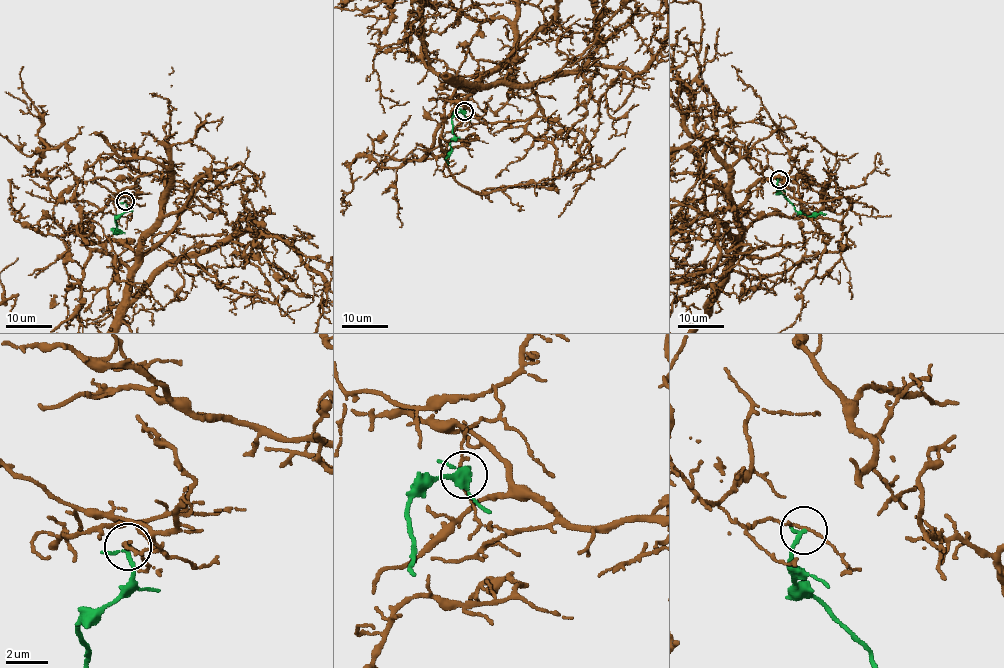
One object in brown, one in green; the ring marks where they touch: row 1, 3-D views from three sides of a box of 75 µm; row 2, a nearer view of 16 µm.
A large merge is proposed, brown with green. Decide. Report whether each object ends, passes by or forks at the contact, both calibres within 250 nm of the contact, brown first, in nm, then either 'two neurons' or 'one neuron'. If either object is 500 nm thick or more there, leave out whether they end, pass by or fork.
brown passes by; green passes by; 120 nm thick on the brown side, 150 nm on the other; two neurons

